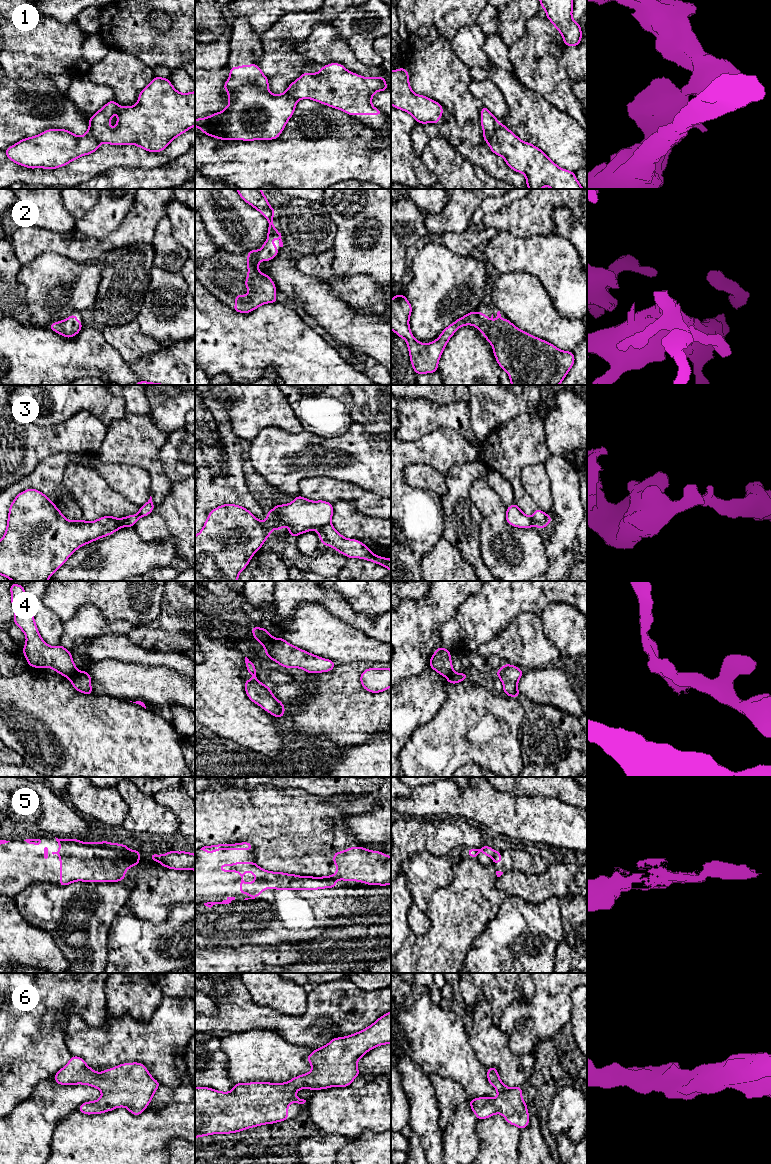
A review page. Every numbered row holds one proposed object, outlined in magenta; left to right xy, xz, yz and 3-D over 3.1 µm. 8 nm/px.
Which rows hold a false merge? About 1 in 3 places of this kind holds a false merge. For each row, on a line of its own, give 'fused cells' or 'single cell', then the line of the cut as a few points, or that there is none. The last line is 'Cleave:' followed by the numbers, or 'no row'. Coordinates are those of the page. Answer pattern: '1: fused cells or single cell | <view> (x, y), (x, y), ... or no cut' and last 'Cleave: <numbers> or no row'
1: fused cells | yz (499, 123), (493, 136), (487, 142)
2: single cell | no cut
3: fused cells | xz (330, 522), (322, 525), (317, 530)
4: fused cells | xz (272, 637), (262, 644)
5: fused cells | xz (322, 877), (335, 880)
6: single cell | no cut
Cleave: 1, 3, 4, 5

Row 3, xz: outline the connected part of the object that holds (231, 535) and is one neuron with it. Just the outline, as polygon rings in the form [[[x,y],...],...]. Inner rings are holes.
[[[297,496],[291,503],[276,505],[267,512],[265,521],[258,520],[245,507],[224,504],[213,509],[202,528],[195,536],[195,581],[238,581],[239,573],[246,568],[273,529],[289,527],[294,538],[302,533],[318,530],[331,523],[333,504],[319,500],[311,501]]]

